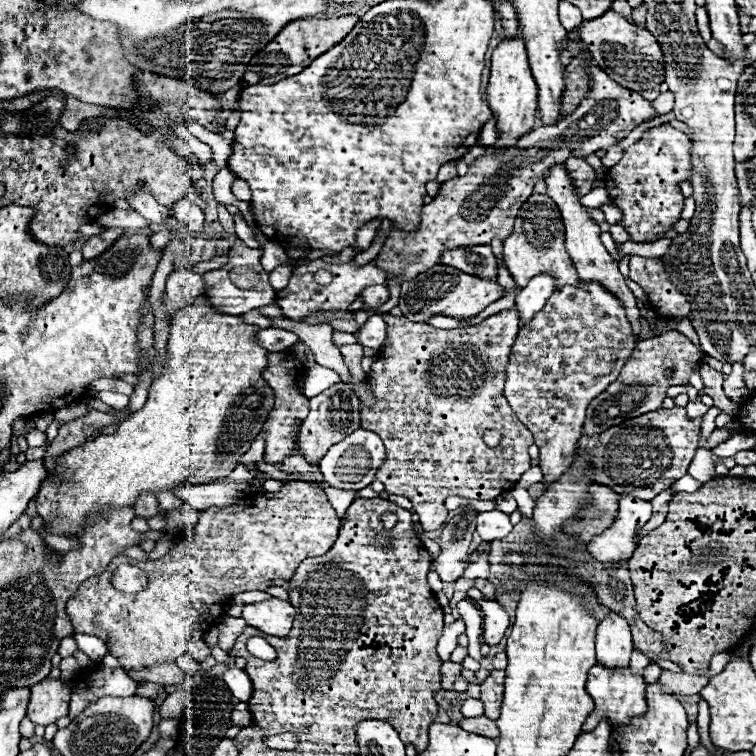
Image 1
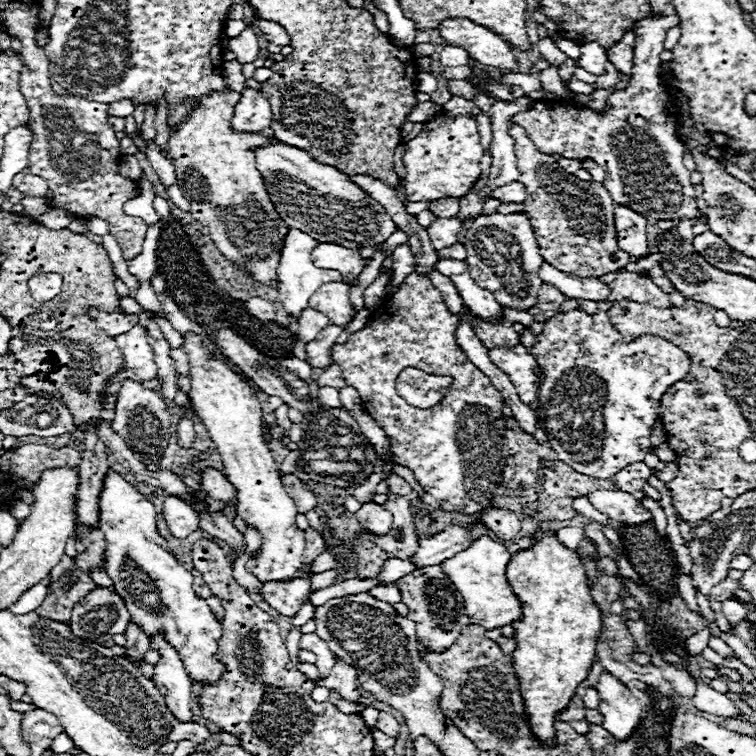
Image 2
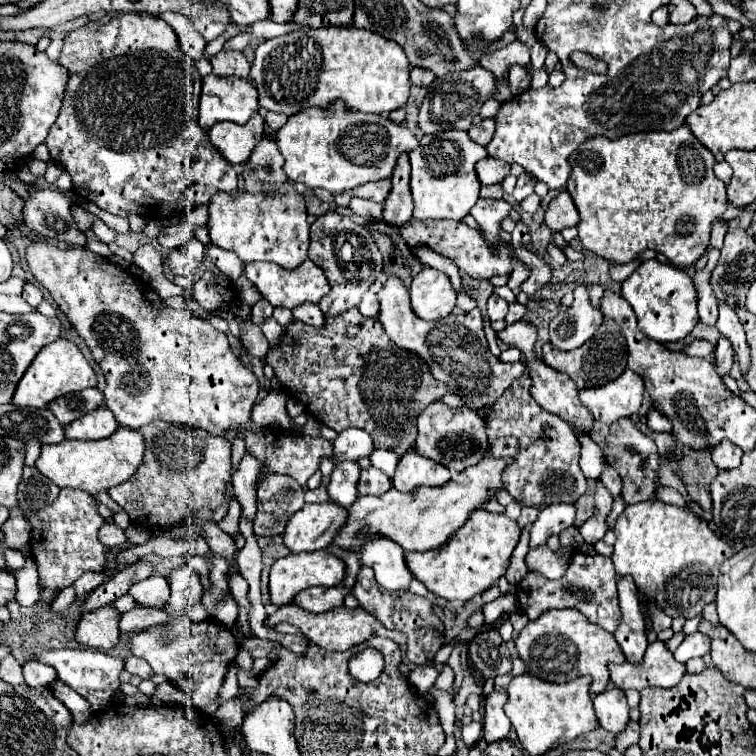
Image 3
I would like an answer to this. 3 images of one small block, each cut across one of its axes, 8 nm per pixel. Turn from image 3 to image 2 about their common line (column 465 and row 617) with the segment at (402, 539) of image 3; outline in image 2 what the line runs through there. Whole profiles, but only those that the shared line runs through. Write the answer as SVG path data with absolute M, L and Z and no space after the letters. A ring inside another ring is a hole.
M480 536L478 540L472 542L470 548L458 552L456 556L442 564L444 574L464 596L466 612L472 624L478 624L486 630L494 630L516 620L522 620L522 604L506 580L506 564L510 562L510 556L512 554L506 550L504 544L494 542L488 536Z

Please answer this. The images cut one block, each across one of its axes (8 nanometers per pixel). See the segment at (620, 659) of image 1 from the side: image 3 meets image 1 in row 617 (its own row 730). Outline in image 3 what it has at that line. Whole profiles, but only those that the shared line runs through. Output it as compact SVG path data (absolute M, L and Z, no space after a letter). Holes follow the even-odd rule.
M606 688L602 694L594 696L594 710L600 726L612 734L618 734L628 724L626 694L620 688Z

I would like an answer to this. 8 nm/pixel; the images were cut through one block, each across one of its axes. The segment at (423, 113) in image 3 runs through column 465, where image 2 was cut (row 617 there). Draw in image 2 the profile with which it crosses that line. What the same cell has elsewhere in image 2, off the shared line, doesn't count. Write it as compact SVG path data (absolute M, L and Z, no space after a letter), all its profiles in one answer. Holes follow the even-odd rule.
M104 586L86 594L74 606L72 618L68 620L72 634L96 644L104 644L114 634L124 634L128 624L130 614L124 600Z

